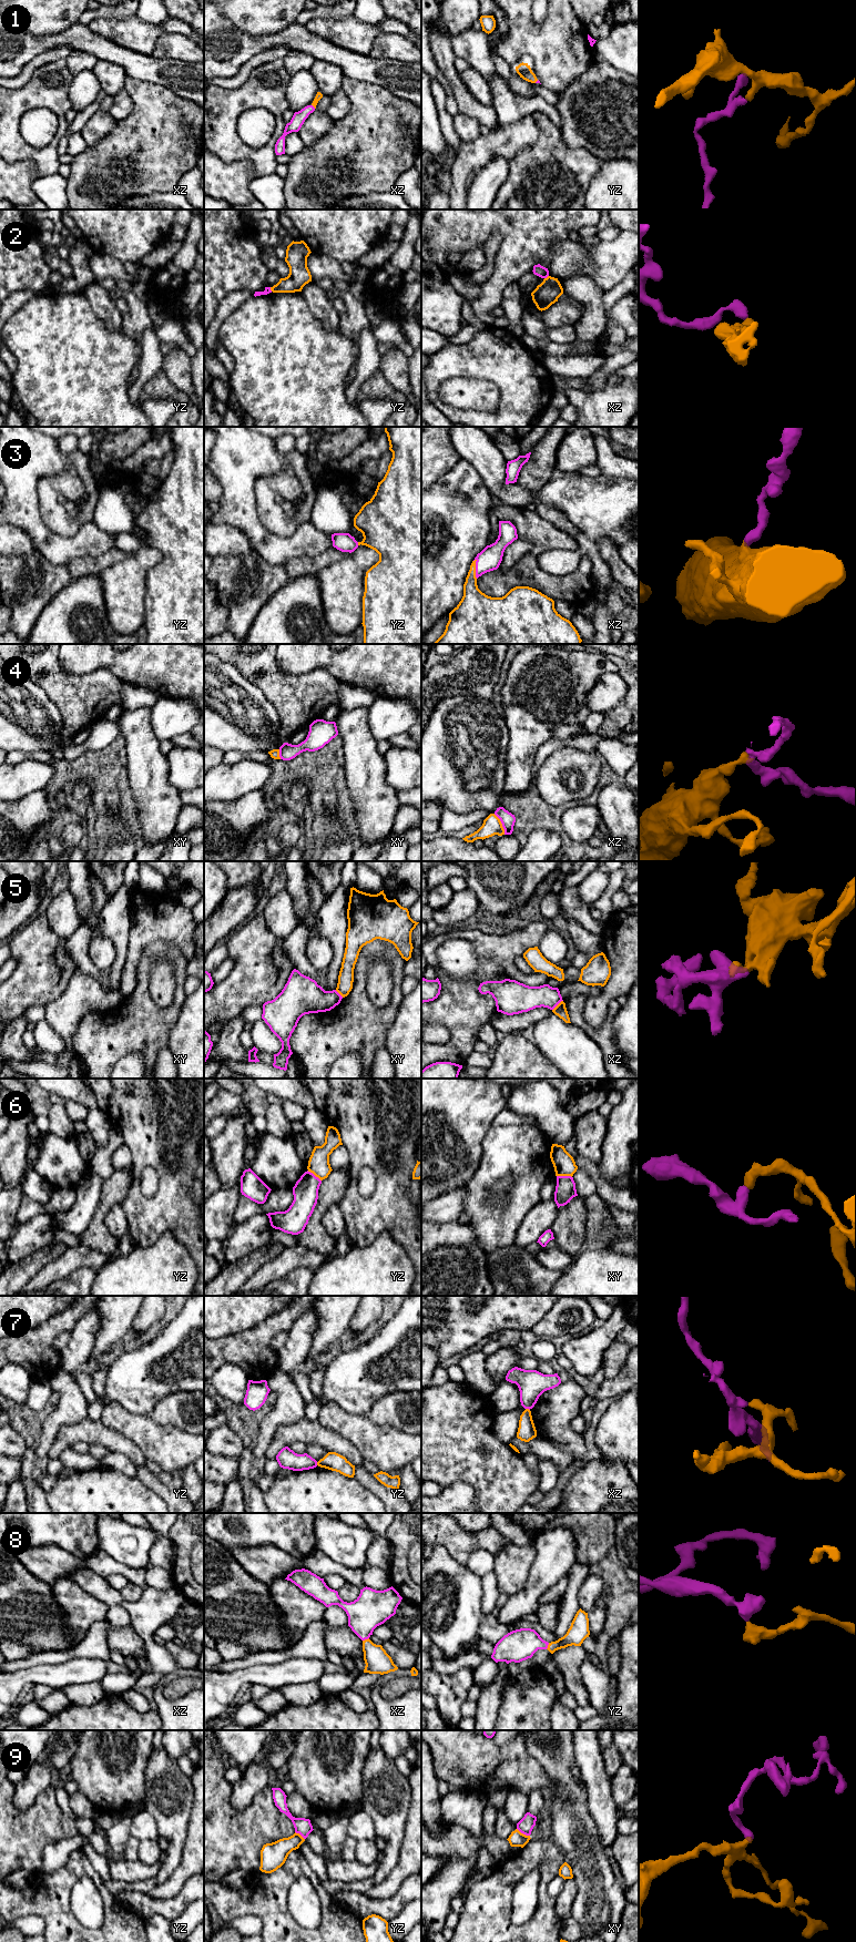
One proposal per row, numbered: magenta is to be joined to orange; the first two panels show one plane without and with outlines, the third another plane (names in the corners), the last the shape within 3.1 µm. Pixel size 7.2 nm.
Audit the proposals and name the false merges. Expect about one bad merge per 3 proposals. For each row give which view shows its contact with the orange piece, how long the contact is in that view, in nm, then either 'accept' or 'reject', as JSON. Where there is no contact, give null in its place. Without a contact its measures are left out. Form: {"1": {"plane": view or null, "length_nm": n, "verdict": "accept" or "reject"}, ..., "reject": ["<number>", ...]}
{"1": {"plane": "xz", "length_nm": 40, "verdict": "accept"}, "2": {"plane": "yz", "length_nm": 40, "verdict": "reject"}, "3": {"plane": "xz", "length_nm": 140, "verdict": "accept"}, "4": {"plane": "xz", "length_nm": 170, "verdict": "reject"}, "5": {"plane": "xz", "length_nm": 110, "verdict": "reject"}, "6": {"plane": "xy", "length_nm": 110, "verdict": "reject"}, "7": {"plane": "xz", "length_nm": 40, "verdict": "reject"}, "8": {"plane": "xz", "length_nm": 50, "verdict": "accept"}, "9": {"plane": "xy", "length_nm": 110, "verdict": "reject"}, "reject": ["2", "4", "5", "6", "7", "9"]}

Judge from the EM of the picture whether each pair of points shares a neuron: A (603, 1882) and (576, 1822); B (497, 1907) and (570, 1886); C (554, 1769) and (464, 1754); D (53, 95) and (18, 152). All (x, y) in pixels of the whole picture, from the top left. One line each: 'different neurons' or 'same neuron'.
A: same neuron
B: different neurons
C: different neurons
D: same neuron

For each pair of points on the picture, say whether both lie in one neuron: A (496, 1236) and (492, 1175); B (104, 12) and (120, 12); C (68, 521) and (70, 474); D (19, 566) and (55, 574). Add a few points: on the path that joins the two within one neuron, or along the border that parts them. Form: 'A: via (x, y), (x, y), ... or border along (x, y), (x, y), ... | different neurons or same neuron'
A: via (486, 1220), (479, 1212), (479, 1191) | same neuron
B: via (108, 12), (116, 12) | same neuron
C: via (58, 510), (58, 491), (63, 486) | same neuron
D: via (28, 574), (47, 574) | same neuron

